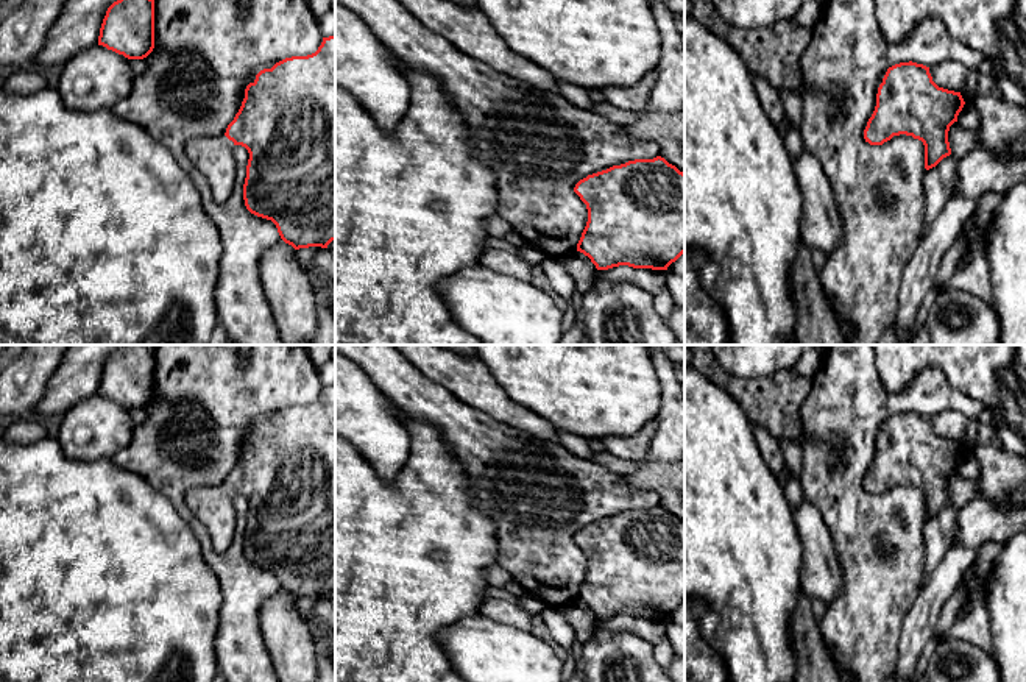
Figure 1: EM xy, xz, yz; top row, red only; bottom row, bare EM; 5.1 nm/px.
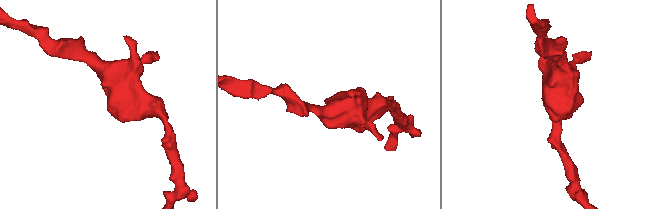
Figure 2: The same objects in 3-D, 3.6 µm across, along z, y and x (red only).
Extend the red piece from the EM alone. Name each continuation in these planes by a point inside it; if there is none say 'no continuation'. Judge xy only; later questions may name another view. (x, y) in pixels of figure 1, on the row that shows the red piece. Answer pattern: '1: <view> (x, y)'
1: xy (214, 156)

